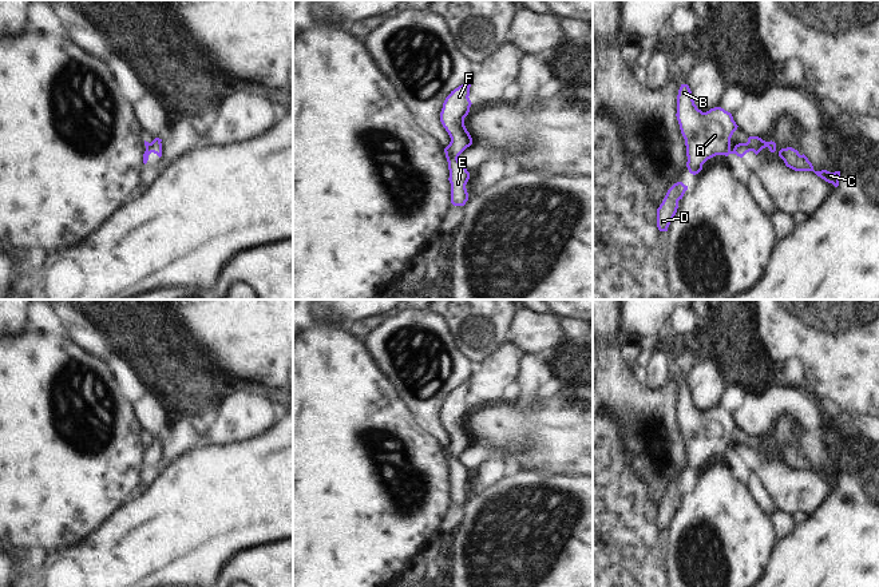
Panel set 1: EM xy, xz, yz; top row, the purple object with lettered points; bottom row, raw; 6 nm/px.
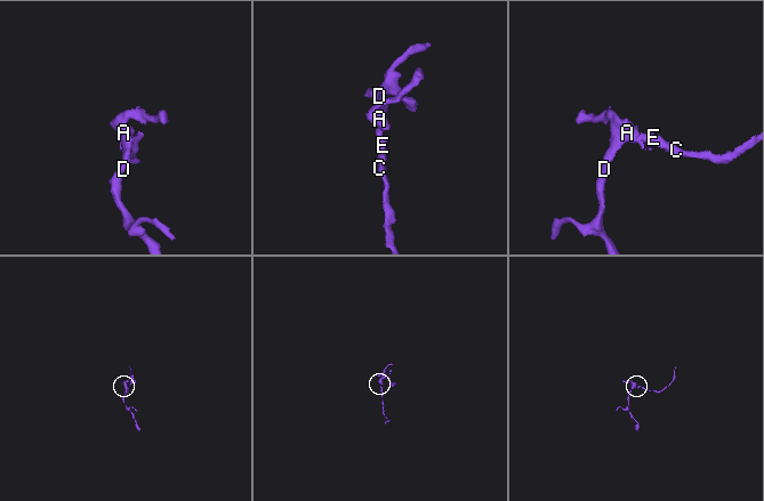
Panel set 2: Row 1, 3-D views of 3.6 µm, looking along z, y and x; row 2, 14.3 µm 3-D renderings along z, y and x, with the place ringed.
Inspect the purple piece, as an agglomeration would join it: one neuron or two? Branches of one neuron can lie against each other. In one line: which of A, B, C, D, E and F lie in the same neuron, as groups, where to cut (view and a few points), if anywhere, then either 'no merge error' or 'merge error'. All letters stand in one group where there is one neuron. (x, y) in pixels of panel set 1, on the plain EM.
A B D F / C E | xz (446, 447), (456, 457) | merge error

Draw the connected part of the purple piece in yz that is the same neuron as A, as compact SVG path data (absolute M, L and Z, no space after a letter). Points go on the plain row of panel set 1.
M681 384L677 394L677 420L686 445L686 467L696 475L702 464L716 456L736 453L743 457L751 449L747 443L739 443L730 448L730 437L737 429L730 412L721 406L702 412L693 400L688 384Z

